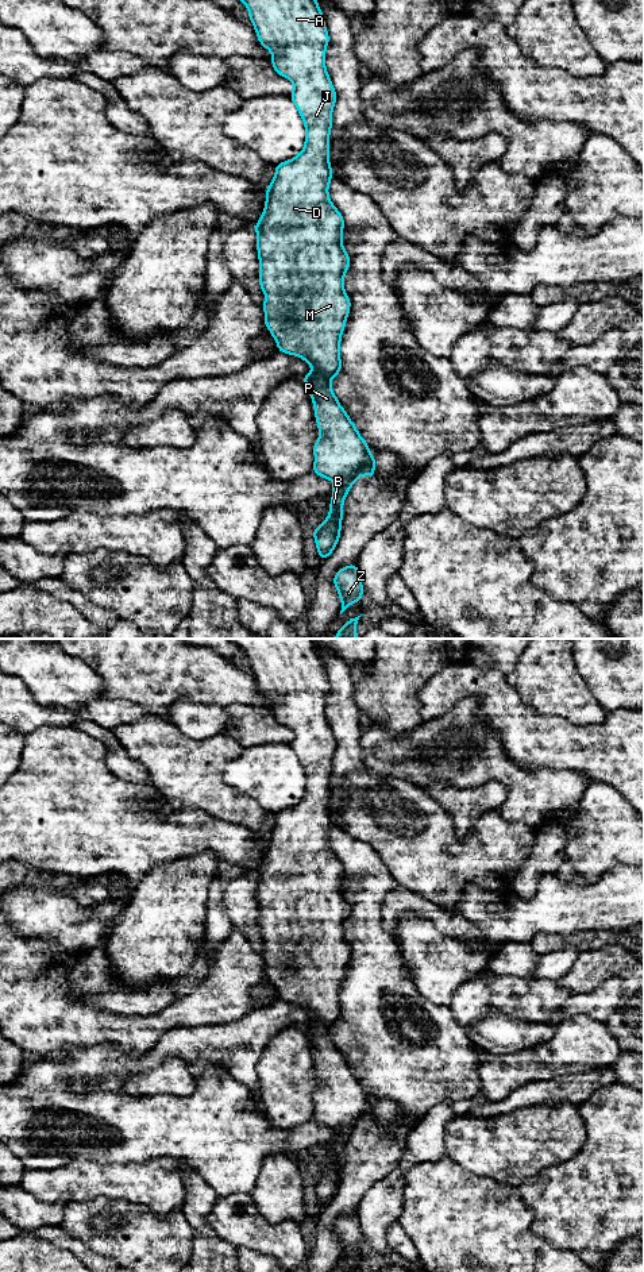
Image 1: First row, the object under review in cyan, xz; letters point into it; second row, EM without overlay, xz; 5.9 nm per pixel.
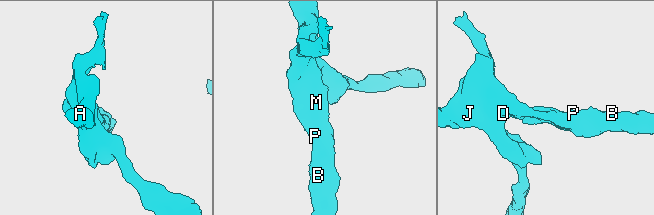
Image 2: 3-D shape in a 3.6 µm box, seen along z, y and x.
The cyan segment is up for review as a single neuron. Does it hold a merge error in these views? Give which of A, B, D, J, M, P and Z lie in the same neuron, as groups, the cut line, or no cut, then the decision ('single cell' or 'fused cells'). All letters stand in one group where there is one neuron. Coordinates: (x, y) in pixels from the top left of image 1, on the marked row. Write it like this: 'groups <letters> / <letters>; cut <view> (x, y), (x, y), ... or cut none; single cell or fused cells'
groups A B D J M P Z; cut none; single cell

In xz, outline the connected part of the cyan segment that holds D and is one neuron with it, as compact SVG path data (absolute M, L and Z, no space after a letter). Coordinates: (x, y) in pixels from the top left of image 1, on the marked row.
M317 0L240 1L248 9L259 43L274 55L273 69L293 82L289 97L305 124L305 146L297 157L275 166L275 176L266 189L263 213L254 228L258 236L259 285L266 294L262 305L265 324L279 352L300 356L312 366L302 381L309 389L320 432L313 447L313 473L335 482L329 493L333 498L329 501L328 519L312 532L317 554L325 560L340 537L344 497L360 475L375 477L375 456L331 389L331 379L342 370L339 347L351 305L344 293L344 273L351 261L342 243L344 219L328 196L333 174L329 166L329 131L336 103L324 62L329 35Z

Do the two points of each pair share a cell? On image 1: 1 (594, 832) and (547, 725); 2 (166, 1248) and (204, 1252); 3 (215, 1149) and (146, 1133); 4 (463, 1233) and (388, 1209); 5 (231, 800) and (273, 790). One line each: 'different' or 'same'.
1: different
2: different
3: same
4: different
5: different

